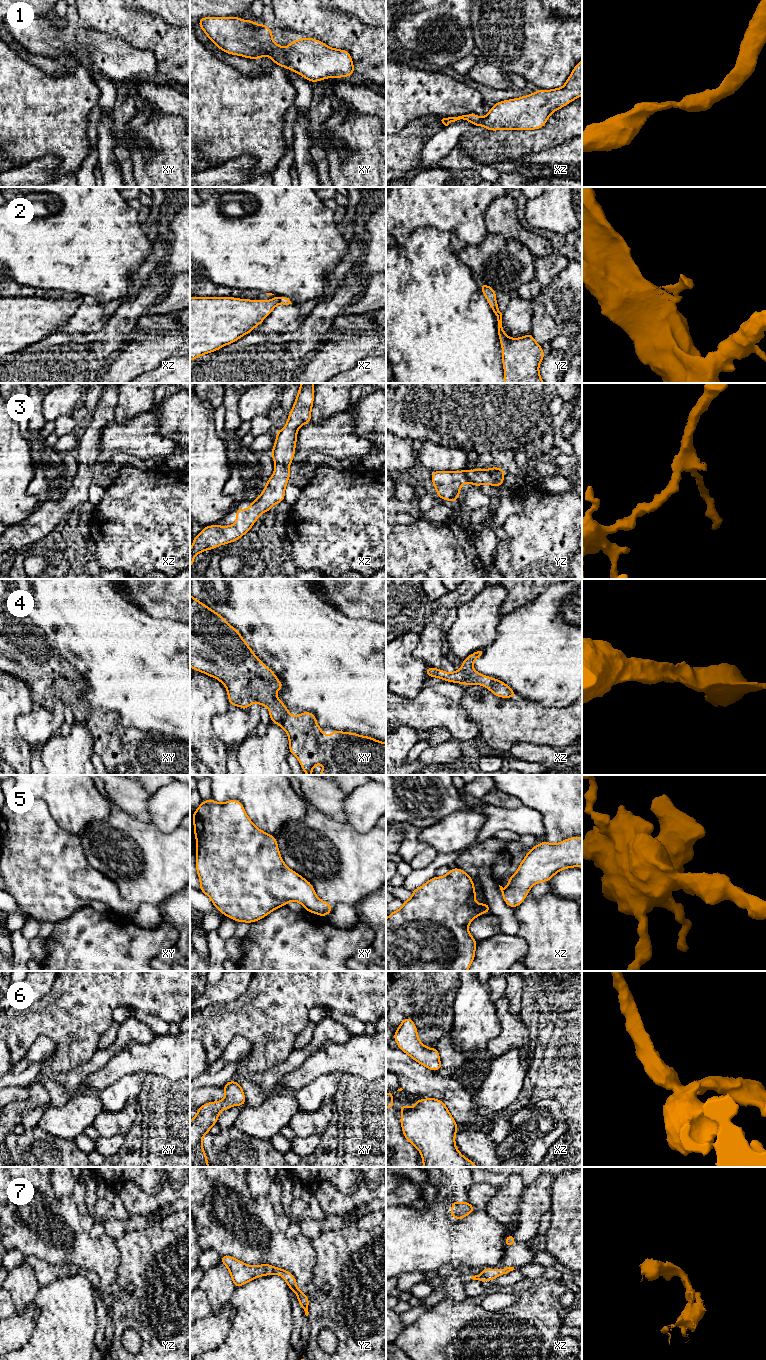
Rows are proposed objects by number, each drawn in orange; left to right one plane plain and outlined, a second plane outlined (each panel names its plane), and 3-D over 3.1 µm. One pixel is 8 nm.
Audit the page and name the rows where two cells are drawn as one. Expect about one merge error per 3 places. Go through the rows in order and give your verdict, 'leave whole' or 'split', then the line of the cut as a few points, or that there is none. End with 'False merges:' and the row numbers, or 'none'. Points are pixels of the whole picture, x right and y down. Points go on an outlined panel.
1: leave whole; cut none
2: split; cut xz (277, 297), (279, 302)
3: leave whole; cut none
4: leave whole; cut none
5: leave whole; cut none
6: leave whole; cut none
7: split; cut xz (481, 1274), (485, 1280)
False merges: 2, 7

